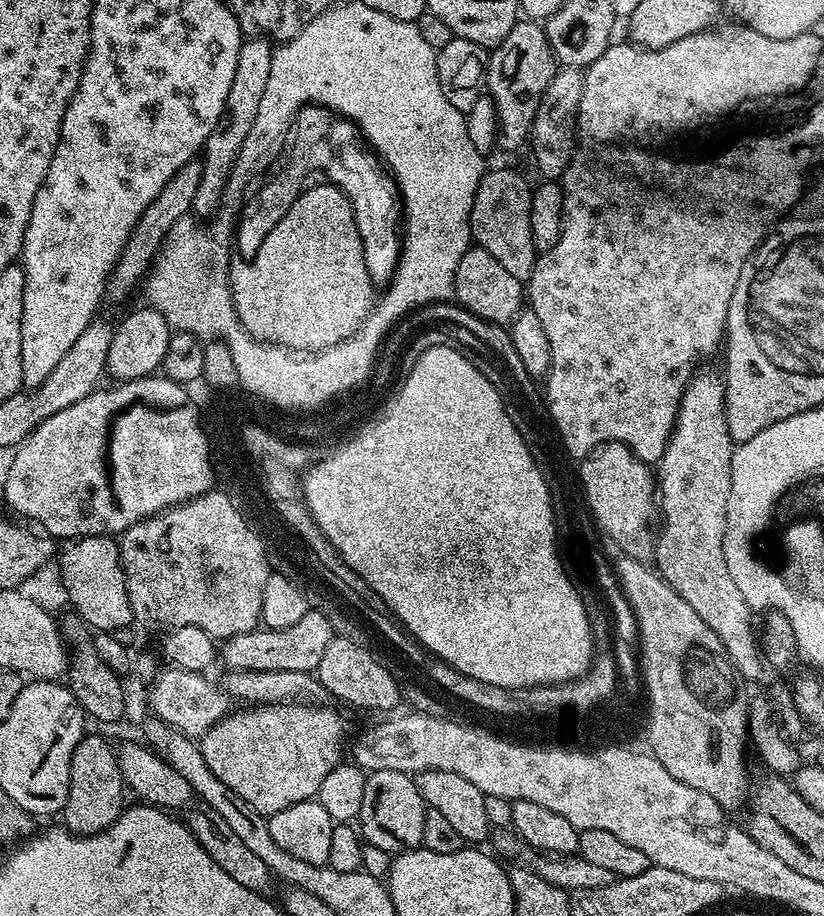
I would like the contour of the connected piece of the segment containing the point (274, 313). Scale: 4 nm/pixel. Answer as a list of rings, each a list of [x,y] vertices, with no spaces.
[[[327,182],[319,183],[313,188],[305,187],[297,195],[290,210],[282,214],[278,226],[262,238],[258,254],[244,262],[248,264],[240,264],[237,268],[235,265],[231,273],[231,300],[236,305],[236,314],[255,331],[256,339],[263,340],[265,344],[279,344],[282,348],[295,350],[302,346],[302,326],[322,326],[328,328],[328,332],[320,332],[322,336],[310,334],[310,338],[314,340],[314,346],[320,338],[320,345],[328,348],[328,342],[337,344],[349,340],[373,310],[374,285],[370,270],[366,270],[366,254],[358,234],[354,210],[341,188]]]

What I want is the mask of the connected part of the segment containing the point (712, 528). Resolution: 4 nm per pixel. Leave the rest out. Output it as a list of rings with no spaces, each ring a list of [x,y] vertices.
[[[697,371],[680,399],[676,427],[658,465],[658,508],[664,529],[659,529],[654,544],[654,562],[664,581],[694,606],[694,614],[706,626],[716,628],[720,624],[748,624],[754,613],[730,579],[722,554],[734,441],[726,422],[723,375],[704,371]]]

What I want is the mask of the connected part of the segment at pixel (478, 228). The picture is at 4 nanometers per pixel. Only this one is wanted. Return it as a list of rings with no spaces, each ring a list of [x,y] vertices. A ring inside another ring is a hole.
[[[489,167],[478,182],[472,203],[472,239],[486,254],[490,254],[509,274],[521,282],[532,277],[537,251],[534,234],[530,234],[530,202],[533,185],[512,168]]]

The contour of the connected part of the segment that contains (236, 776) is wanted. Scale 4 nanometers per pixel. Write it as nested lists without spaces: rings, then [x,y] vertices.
[[[285,702],[282,704],[257,704],[255,706],[241,707],[241,712],[236,710],[229,711],[228,715],[222,717],[217,724],[209,732],[199,737],[198,745],[201,754],[204,755],[206,764],[214,774],[222,780],[234,793],[248,802],[254,810],[258,811],[264,817],[275,814],[278,810],[286,810],[286,806],[294,806],[303,800],[311,800],[315,797],[317,790],[322,786],[322,781],[326,778],[326,774],[330,774],[330,770],[334,770],[345,759],[346,756],[346,740],[344,744],[344,735],[347,734],[348,728],[344,725],[344,720],[338,713],[332,709],[332,706],[323,704],[306,704],[303,702]]]

